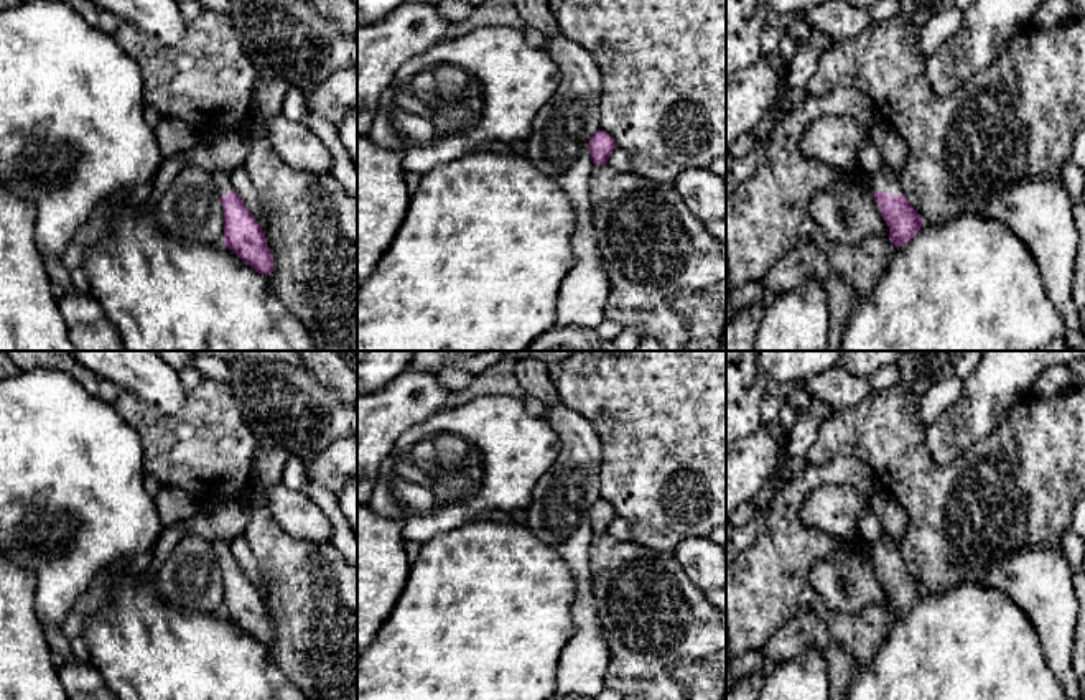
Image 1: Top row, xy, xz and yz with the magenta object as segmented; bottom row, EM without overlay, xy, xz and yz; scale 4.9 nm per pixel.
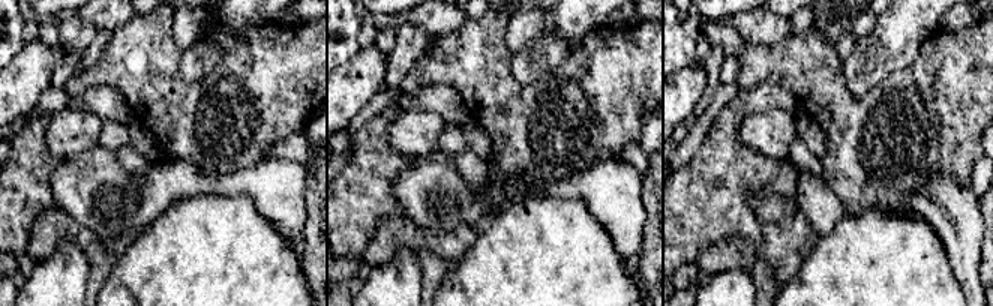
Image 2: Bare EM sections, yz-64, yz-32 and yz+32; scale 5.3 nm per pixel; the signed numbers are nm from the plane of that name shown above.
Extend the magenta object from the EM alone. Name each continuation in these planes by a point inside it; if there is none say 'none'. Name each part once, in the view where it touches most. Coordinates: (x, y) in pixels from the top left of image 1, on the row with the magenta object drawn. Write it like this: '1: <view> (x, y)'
1: yz (886, 180)

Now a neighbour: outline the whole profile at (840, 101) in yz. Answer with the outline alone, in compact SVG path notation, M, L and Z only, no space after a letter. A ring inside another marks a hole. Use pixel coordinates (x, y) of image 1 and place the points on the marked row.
M850 86L808 96L774 127L756 173L726 196L729 288L762 283L799 239L827 254L830 268L853 287L854 301L866 298L889 267L896 252L889 239L871 236L861 245L830 242L807 209L815 193L845 180L845 170L800 152L805 128L820 117L835 115L851 115L869 130L881 122L873 100Z

